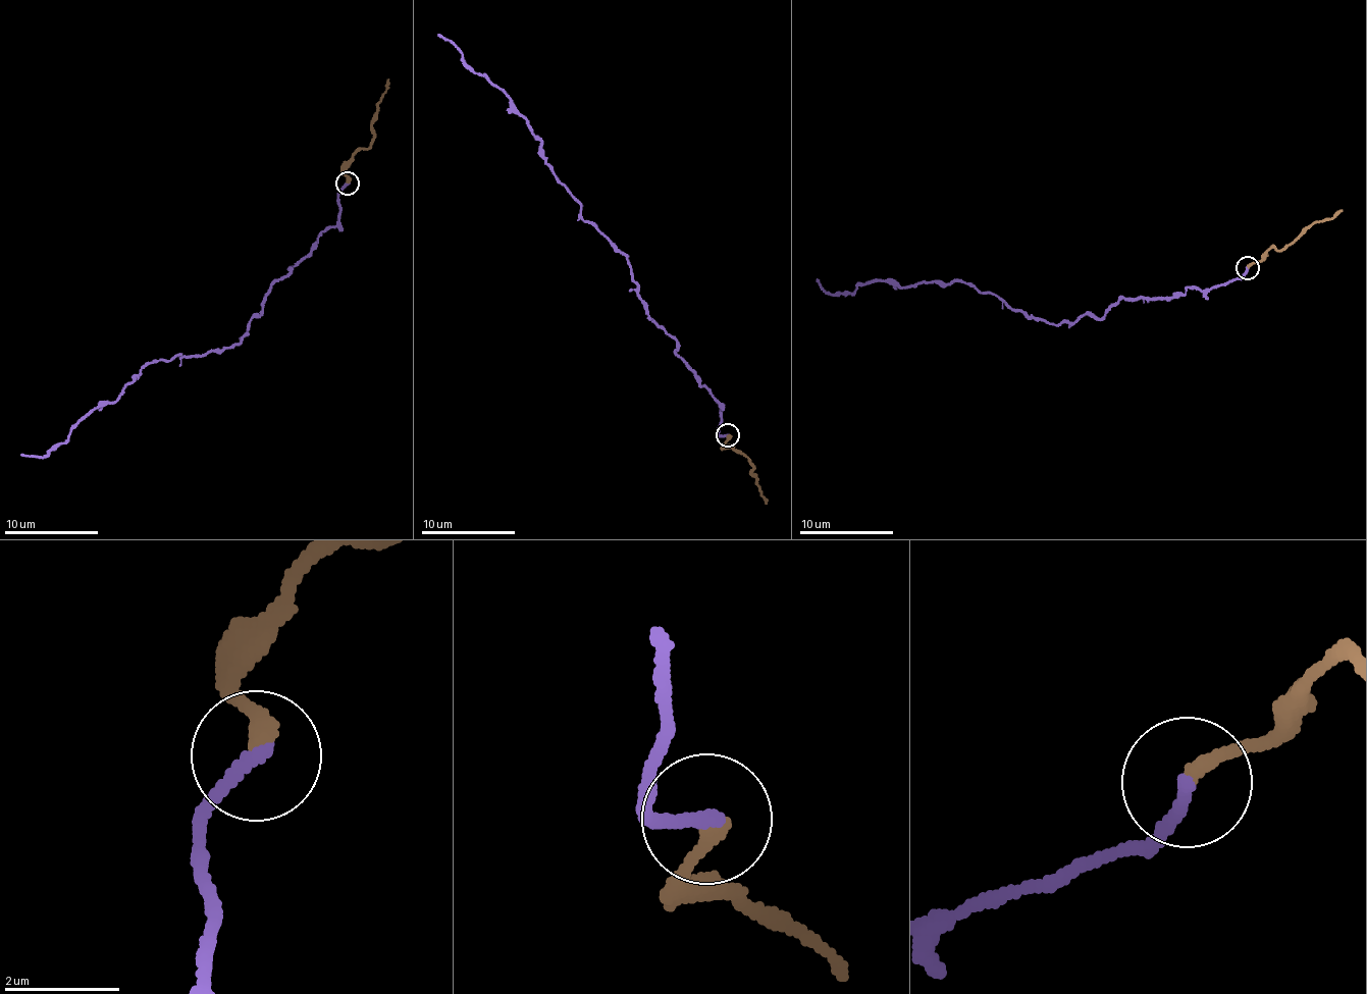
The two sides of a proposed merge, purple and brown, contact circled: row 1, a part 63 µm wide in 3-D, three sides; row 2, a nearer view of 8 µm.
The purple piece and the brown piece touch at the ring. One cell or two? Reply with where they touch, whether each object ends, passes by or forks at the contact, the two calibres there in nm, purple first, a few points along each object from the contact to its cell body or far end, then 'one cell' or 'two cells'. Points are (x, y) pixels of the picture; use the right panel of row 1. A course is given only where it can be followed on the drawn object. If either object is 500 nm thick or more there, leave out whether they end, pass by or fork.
place (1247, 267); purple ends; brown ends; calibres 260 and 280 nm; course purple (1247, 268), (1048, 324), (959, 281), (874, 278), (850, 294), (818, 279); course brown (1247, 266), (1258, 263), (1263, 255), (1275, 248), (1286, 248), (1307, 229), (1342, 209); one cell

